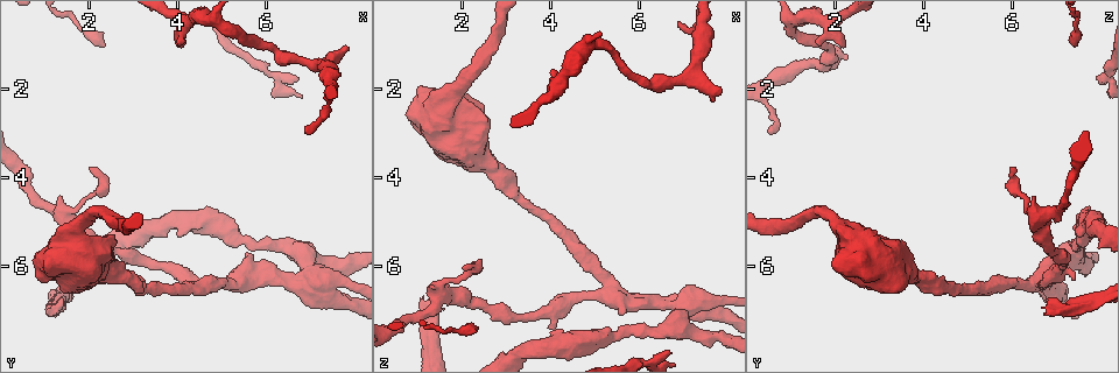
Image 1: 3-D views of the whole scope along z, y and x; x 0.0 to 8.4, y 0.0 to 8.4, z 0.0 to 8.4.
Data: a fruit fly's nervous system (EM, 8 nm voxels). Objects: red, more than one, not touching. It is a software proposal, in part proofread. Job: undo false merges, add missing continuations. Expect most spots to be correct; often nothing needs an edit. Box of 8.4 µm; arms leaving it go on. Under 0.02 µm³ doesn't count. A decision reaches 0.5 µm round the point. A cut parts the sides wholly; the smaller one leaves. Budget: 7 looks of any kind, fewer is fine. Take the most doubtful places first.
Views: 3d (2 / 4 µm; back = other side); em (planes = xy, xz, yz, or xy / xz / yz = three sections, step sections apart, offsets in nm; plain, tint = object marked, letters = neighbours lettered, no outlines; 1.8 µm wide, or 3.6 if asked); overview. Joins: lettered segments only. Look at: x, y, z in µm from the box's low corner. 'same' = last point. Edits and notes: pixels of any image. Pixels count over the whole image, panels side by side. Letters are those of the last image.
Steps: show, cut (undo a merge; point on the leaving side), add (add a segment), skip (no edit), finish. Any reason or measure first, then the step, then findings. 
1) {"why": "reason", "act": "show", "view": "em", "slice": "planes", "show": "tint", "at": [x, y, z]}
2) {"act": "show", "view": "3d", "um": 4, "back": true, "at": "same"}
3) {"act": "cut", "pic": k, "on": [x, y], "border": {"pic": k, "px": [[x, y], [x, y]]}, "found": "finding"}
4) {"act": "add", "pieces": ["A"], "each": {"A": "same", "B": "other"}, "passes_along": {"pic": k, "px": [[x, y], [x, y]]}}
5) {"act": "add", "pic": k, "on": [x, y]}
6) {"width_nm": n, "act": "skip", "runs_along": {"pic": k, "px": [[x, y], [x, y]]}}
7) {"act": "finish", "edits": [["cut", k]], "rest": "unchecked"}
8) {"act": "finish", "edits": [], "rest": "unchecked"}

{"why": "three-way junction", "act": "show", "view": "em", "slice": "planes", "show": "letters", "at": [5.35, 6.40, 6.55]}

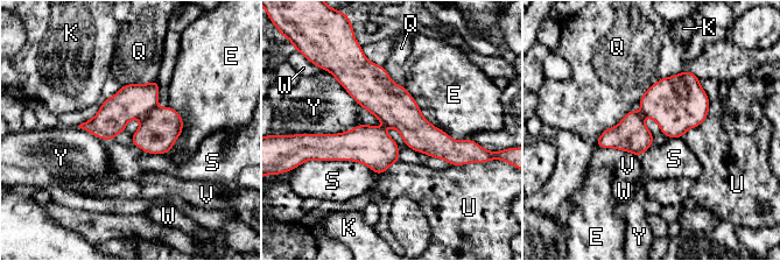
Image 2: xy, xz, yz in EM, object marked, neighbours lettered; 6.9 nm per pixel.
{"longest_contact_nm": ["E", 600], "act": "skip", "each": {"E": "other", "K": "other", "Q": "other", "S": "other", "U": "other", "V": "other", "W": "other", "Y": "other"}, "runs_along": {"pic": 2, "px": [[461, 143], [388, 122], [327, 155]]}, "found": "all the same neuron"}

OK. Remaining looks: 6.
{"why": "branch stops here", "act": "show", "view": "3d", "um": 2, "at": [1.20, 6.90, 6.75]}

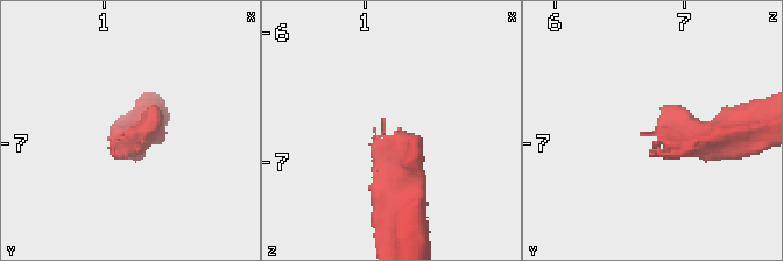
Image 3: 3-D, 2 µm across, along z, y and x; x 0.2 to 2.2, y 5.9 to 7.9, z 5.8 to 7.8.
{"act": "show", "view": "em", "slice": "planes", "show": "letters", "at": [1.12, 6.94, 6.70]}

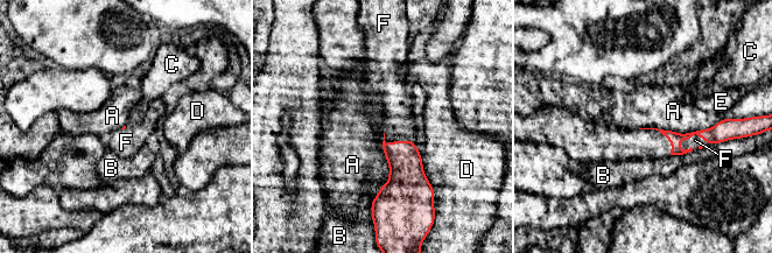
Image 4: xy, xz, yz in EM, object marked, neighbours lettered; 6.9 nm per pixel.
{"act": "add", "pieces": ["F"], "each": {"A": "other", "B": "other", "C": "other", "D": "other", "E": "other", "F": "same"}, "passes_along": {"pic": 4, "px": [[725, 129], [690, 136], [695, 140]]}, "found": "it goes on there"}

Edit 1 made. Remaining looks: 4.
{"why": "redraw", "act": "show", "view": "overview"}

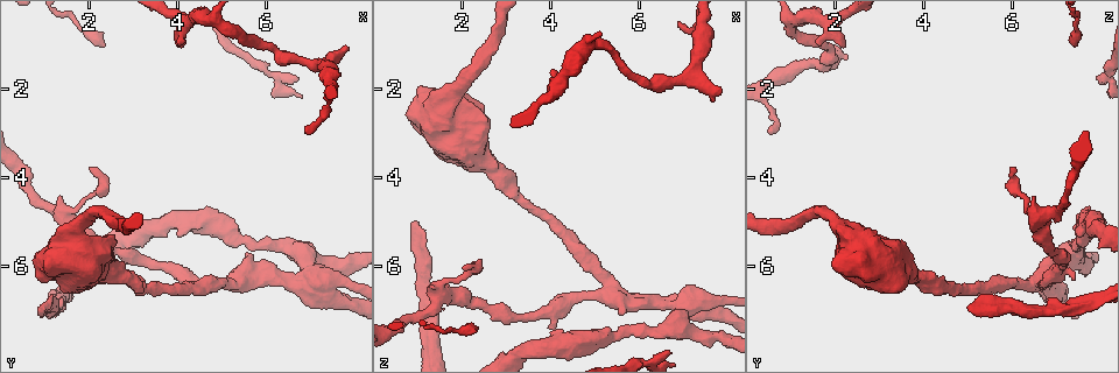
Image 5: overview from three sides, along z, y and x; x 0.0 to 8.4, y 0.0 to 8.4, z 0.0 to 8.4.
{"why": "narrows sharply", "act": "show", "view": "em", "slice": "planes", "show": "letters", "at": [1.55, 4.90, 6.65]}

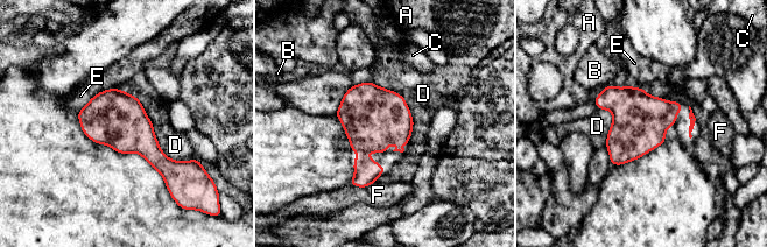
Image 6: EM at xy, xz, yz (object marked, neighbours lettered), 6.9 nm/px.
{"width_nm": 380, "act": "skip", "each": {"A": "other", "B": "other", "C": "other", "D": "other", "E": "other", "F": "other"}, "border": {"pic": 6, "px": [[152, 122], [170, 159], [194, 159]]}, "found": "all the same neuron"}

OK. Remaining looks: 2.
{"act": "finish", "edits": [["add", 4]], "rest": "unchecked"}

